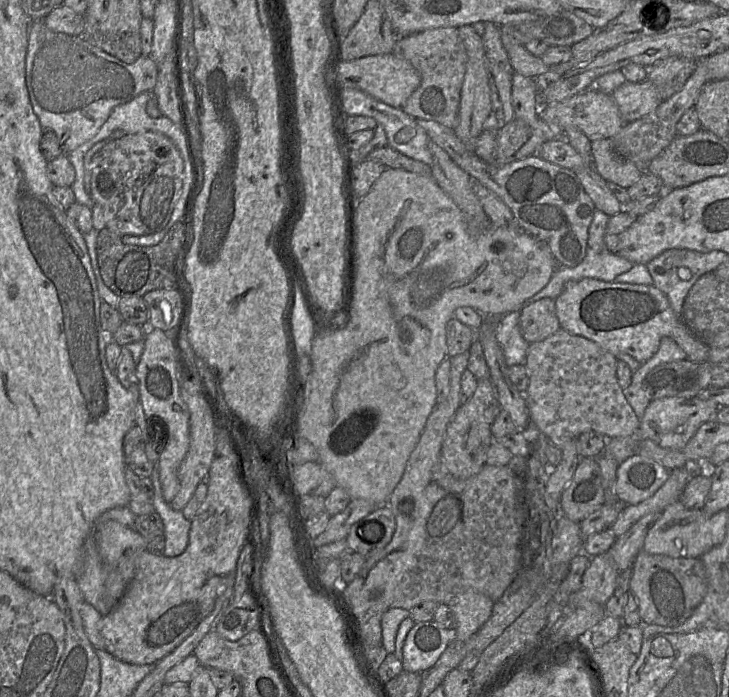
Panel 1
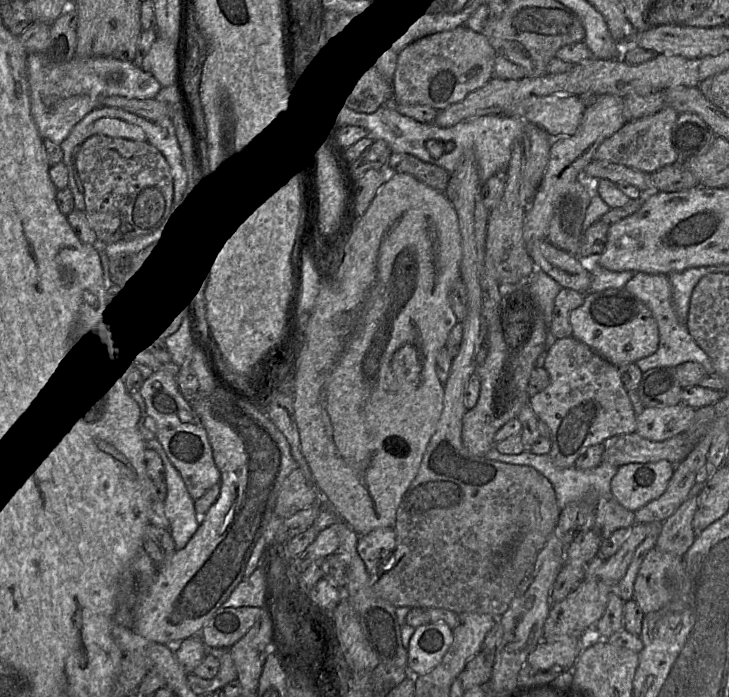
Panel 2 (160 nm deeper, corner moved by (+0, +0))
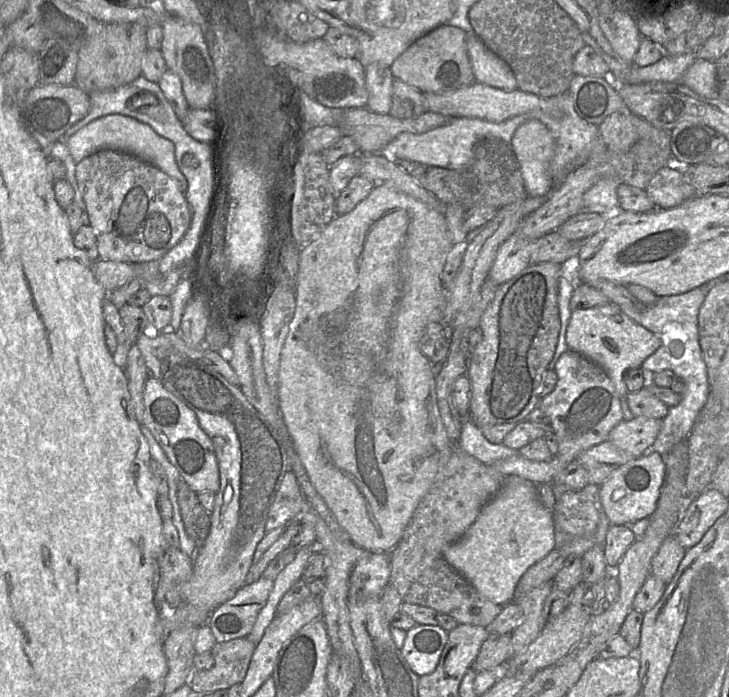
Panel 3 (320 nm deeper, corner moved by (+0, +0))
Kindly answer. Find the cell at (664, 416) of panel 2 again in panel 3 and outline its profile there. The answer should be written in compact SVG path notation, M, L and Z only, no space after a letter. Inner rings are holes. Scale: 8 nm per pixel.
M644 416L622 420L611 430L608 441L630 454L633 459L641 457L650 451L661 429L661 422Z

